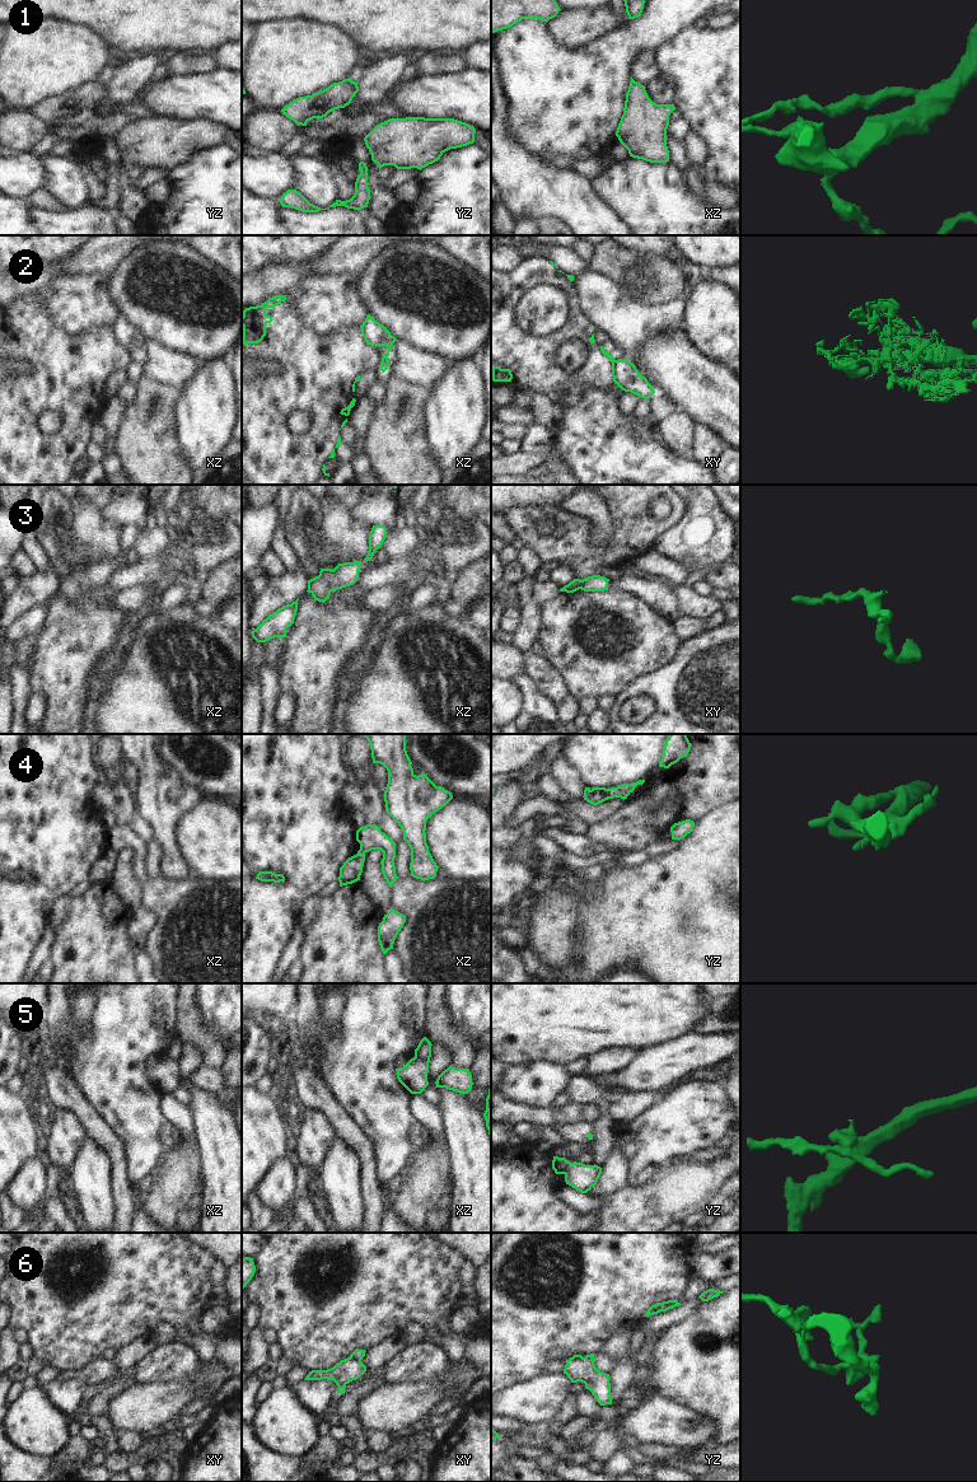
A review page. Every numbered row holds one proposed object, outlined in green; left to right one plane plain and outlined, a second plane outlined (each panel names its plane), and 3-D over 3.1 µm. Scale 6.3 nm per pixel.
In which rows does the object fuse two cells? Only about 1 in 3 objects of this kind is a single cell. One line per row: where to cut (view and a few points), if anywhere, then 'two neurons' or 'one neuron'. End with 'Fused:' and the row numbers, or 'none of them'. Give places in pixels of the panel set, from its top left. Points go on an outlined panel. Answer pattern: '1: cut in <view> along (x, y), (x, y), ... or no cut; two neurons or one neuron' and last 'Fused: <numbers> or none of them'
1: no cut; one neuron
2: cut in xy along (616, 360), (615, 375), (617, 379), (615, 382); two neurons
3: no cut; one neuron
4: cut in yz along (607, 789), (608, 798); two neurons
5: cut in xz along (414, 1057), (428, 1065); two neurons
6: cut in xy along (350, 1356), (360, 1360); two neurons
Fused: 2, 4, 5, 6

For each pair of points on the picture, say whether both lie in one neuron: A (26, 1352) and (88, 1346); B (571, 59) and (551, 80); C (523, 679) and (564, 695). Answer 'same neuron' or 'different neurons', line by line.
A: different neurons
B: same neuron
C: different neurons

